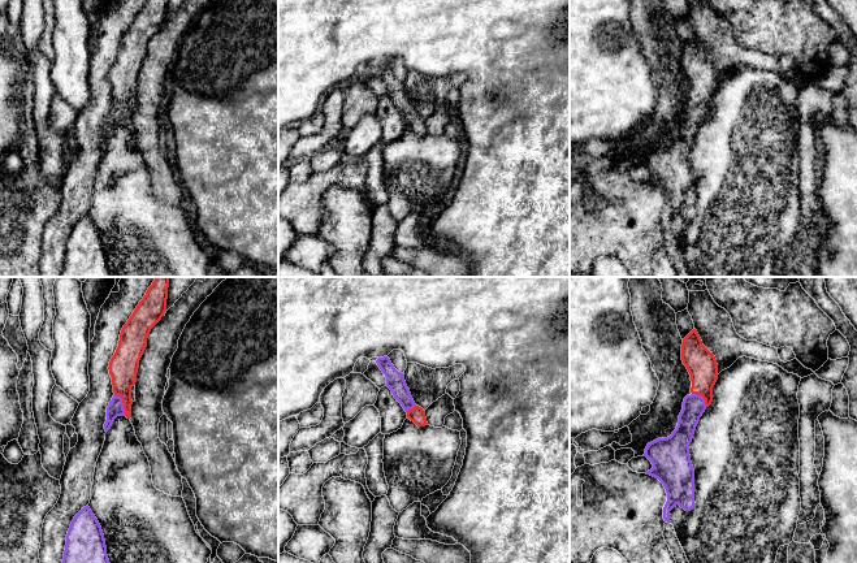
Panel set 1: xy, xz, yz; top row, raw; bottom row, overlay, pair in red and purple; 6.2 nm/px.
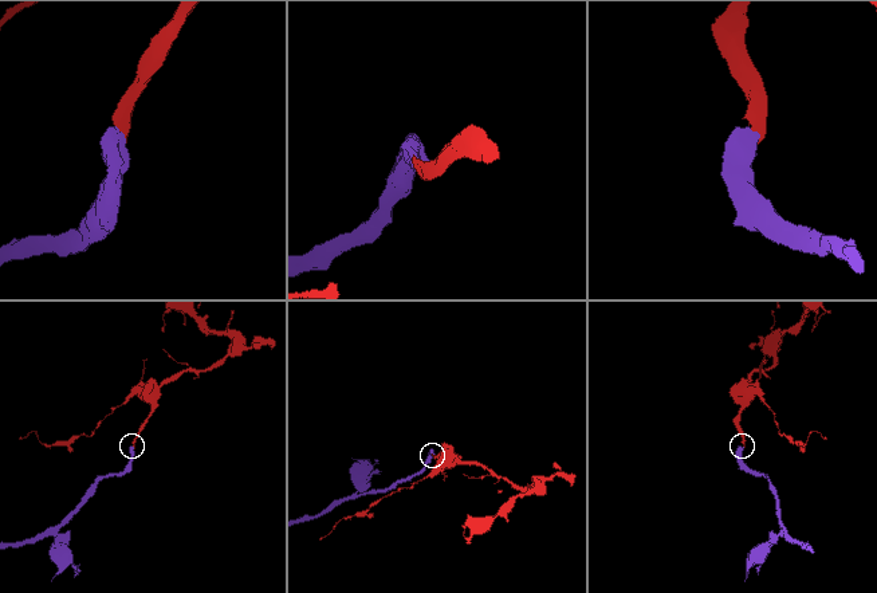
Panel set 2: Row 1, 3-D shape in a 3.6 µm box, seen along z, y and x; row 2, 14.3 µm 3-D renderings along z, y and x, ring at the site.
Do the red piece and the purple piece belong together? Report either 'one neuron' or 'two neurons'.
one neuron

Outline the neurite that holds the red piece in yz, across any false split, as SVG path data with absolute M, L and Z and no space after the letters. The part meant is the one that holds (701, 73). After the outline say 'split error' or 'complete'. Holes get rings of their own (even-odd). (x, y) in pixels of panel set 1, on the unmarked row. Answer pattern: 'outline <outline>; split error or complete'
outline M696 38L683 48L681 69L691 83L692 103L684 107L672 143L648 152L644 163L653 173L646 183L658 187L666 198L663 228L667 231L671 231L670 220L676 213L685 220L694 216L694 178L689 153L700 126L713 111L713 96L718 88L717 68L702 53Z; split error

